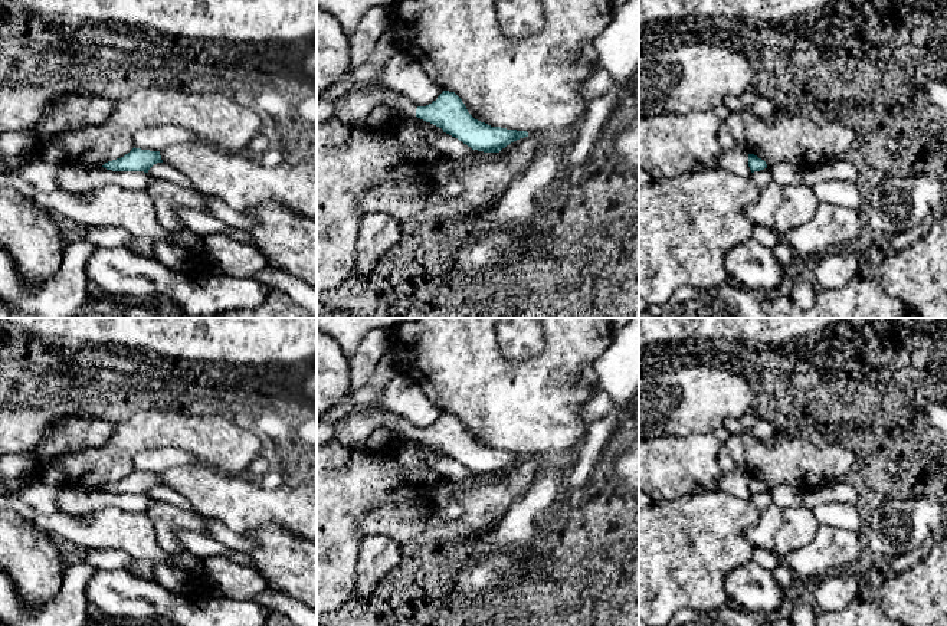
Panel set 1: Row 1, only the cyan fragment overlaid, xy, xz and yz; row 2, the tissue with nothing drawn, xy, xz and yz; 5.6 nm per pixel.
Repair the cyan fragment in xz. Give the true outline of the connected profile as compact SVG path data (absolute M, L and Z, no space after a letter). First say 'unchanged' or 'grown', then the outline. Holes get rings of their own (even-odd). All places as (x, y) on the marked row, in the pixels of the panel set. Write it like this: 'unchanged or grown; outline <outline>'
grown; outline M348 88L335 104L337 119L343 124L354 124L367 118L370 111L380 105L389 105L409 118L417 117L430 122L472 150L484 153L499 153L511 142L528 137L527 131L491 127L475 119L462 99L449 91L443 91L432 104L417 106L406 95L389 88L366 91Z

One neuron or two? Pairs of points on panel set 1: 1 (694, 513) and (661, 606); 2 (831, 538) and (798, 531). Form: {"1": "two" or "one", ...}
{"1": "one", "2": "two"}

